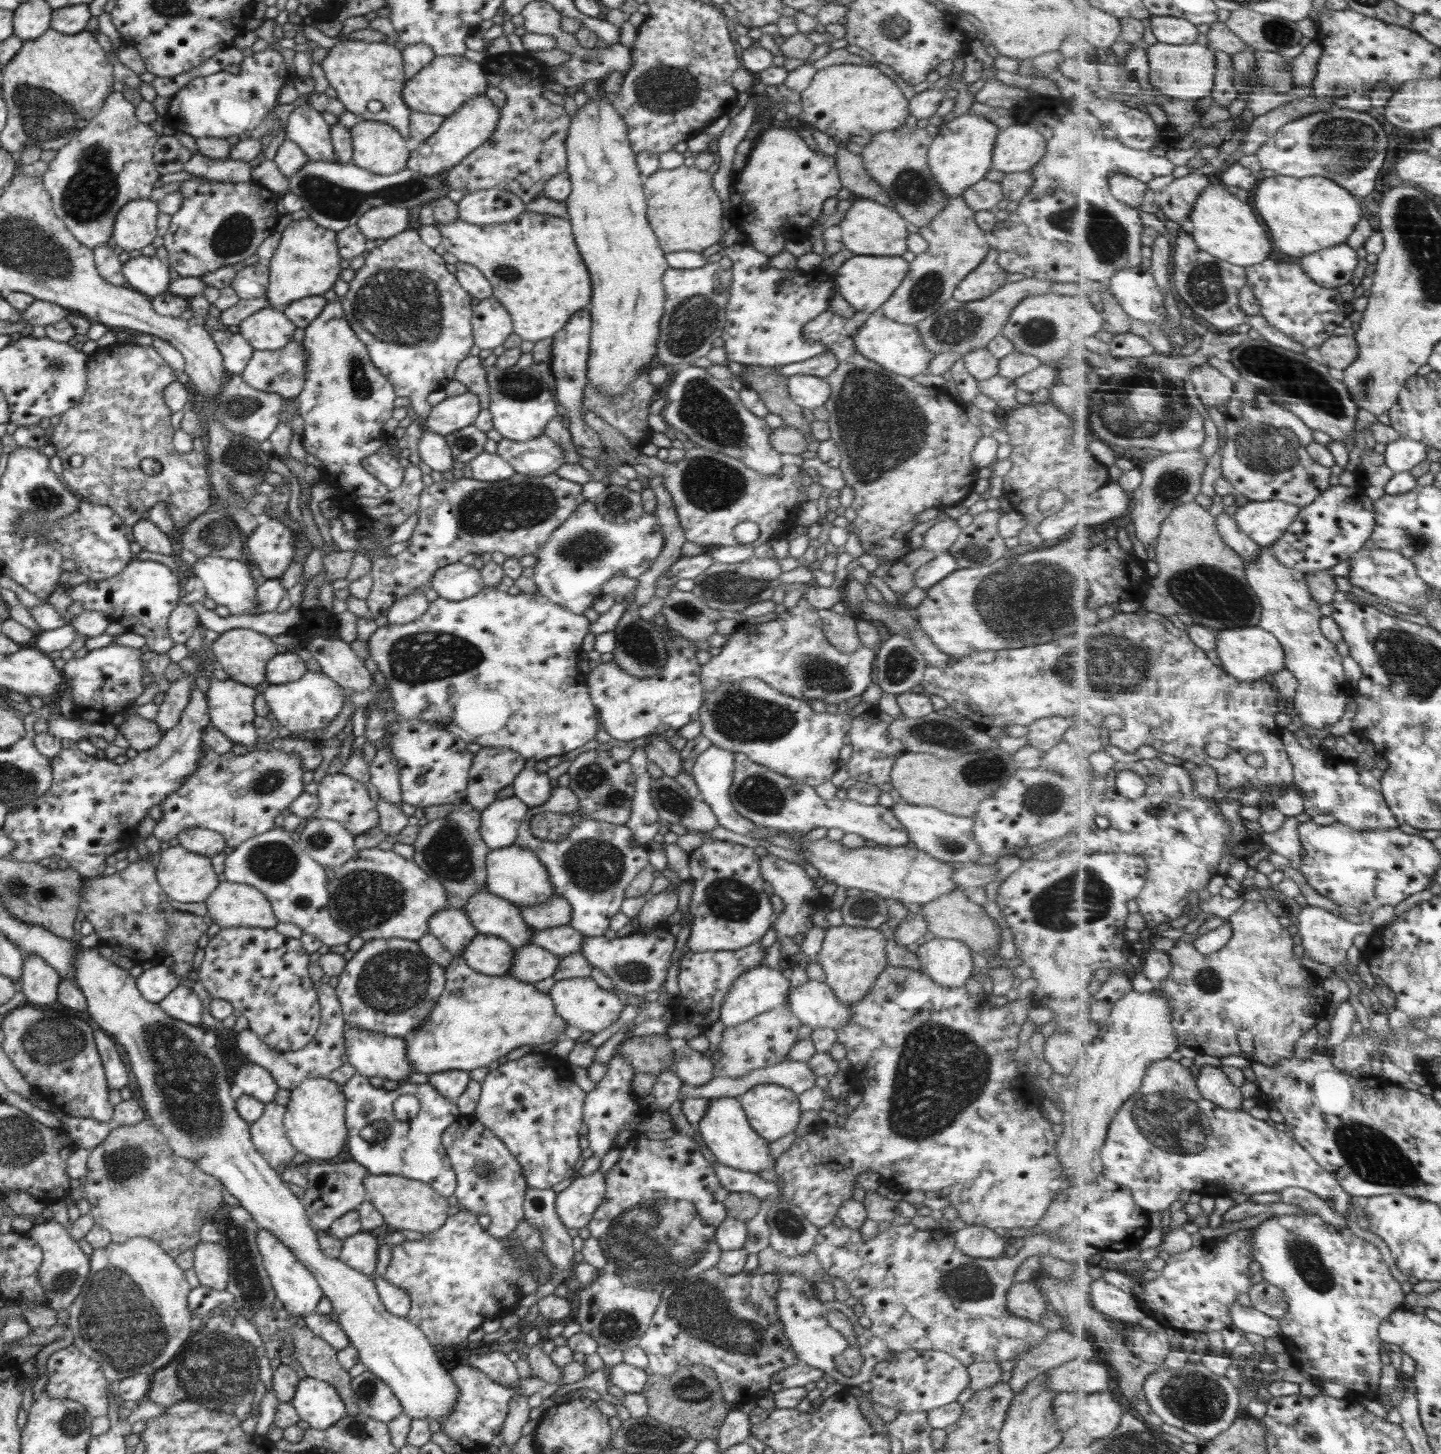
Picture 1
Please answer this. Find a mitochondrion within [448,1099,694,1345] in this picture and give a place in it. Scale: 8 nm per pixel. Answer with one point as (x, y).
(483, 1170)

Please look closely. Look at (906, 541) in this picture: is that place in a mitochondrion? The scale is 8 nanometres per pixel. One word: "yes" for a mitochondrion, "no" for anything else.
no

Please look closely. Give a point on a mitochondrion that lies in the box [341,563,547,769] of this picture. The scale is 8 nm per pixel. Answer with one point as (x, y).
(420, 657)

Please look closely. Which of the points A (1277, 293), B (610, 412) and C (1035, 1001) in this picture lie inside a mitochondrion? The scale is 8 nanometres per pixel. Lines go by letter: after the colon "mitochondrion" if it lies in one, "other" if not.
A: other
B: other
C: other

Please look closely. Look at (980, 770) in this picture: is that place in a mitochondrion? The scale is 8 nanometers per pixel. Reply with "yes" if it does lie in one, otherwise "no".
yes

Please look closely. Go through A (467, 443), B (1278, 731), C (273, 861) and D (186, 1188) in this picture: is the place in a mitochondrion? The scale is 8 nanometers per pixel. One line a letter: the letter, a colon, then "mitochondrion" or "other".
A: mitochondrion
B: other
C: mitochondrion
D: other

